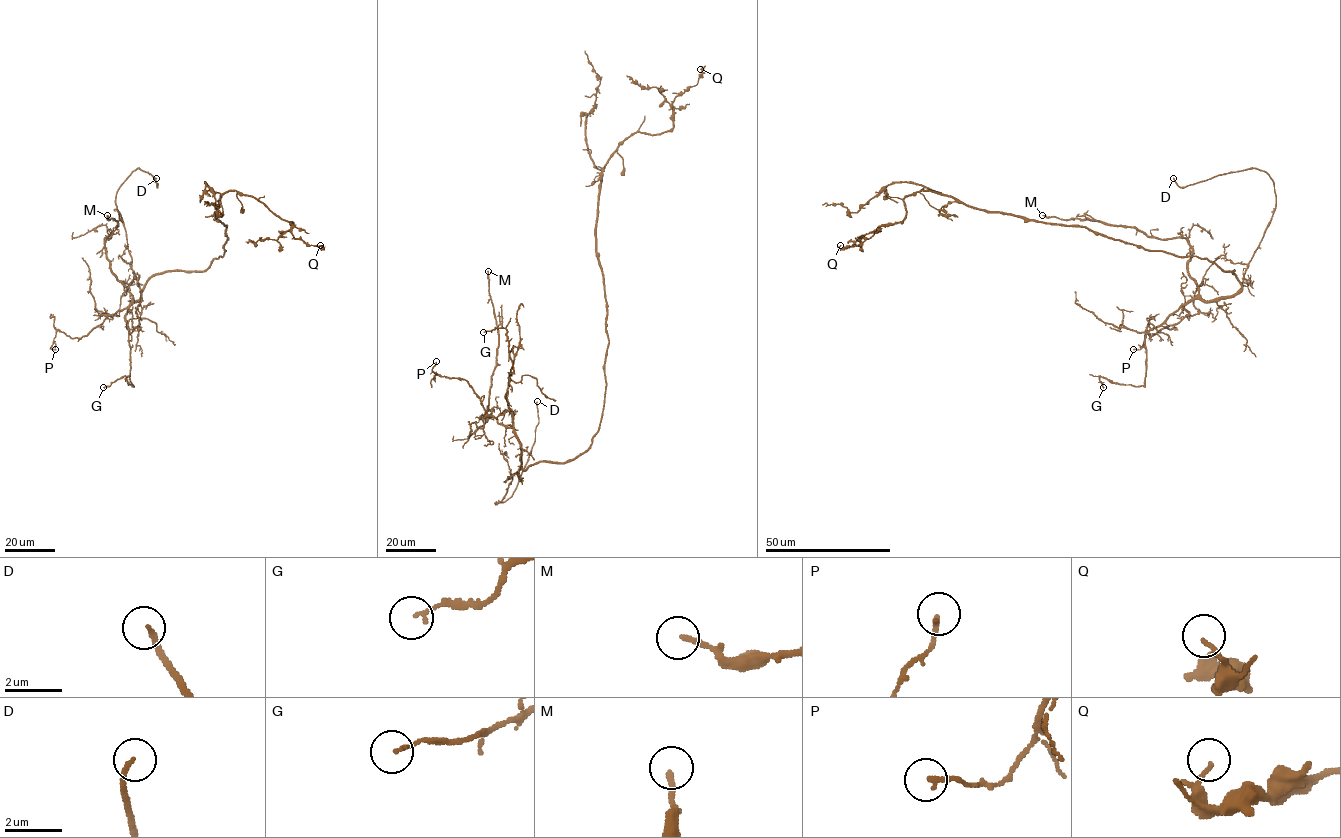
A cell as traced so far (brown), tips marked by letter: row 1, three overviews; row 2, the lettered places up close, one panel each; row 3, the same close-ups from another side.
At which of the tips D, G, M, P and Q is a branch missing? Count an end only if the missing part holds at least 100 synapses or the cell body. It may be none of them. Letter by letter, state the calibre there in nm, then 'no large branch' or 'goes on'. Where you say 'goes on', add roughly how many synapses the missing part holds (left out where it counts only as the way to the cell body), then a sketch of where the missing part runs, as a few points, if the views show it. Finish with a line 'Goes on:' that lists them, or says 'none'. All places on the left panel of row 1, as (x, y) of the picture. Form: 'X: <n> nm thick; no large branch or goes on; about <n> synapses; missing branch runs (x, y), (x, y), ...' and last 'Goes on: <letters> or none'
D: 170 nm thick; goes on
G: 120 nm thick; no large branch
M: 180 nm thick; no large branch
P: 180 nm thick; no large branch
Q: 130 nm thick; no large branch
Goes on: D

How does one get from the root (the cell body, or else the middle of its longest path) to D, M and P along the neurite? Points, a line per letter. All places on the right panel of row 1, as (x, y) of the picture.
D: (1160, 251), (1234, 271), (1240, 289), (1276, 207), (1274, 182), (1257, 168), (1185, 187), (1173, 178)
M: (1160, 251), (1234, 271), (1241, 289), (1204, 300), (1188, 271), (1192, 248), (1184, 238), (1042, 215)
P: (1160, 251), (1234, 271), (1241, 289), (1188, 300), (1188, 314), (1149, 338), (1146, 330), (1142, 347), (1133, 349)

